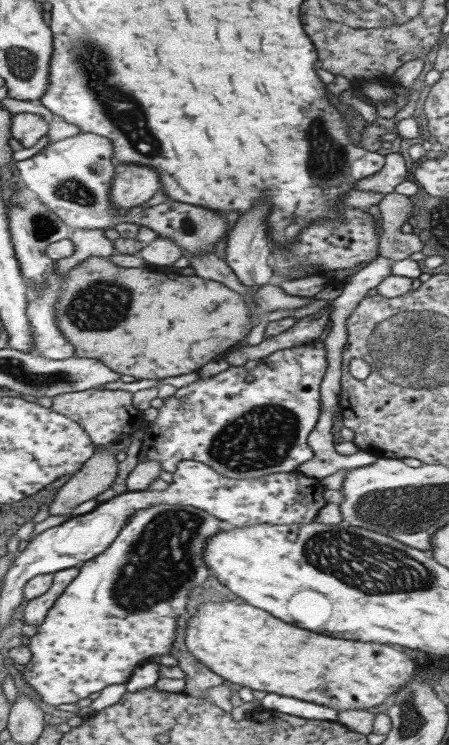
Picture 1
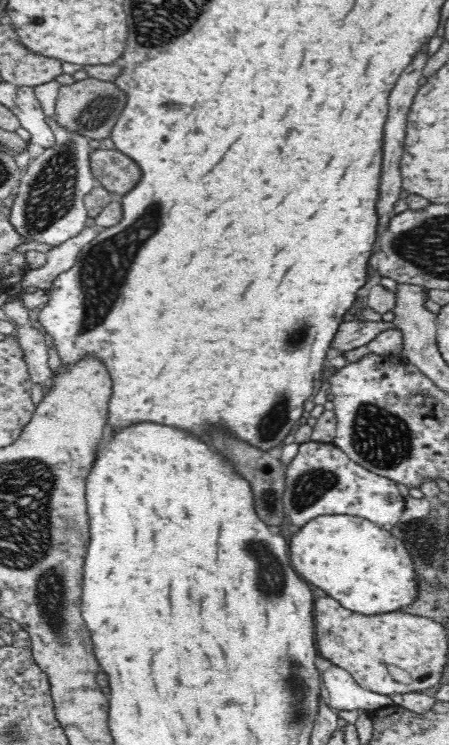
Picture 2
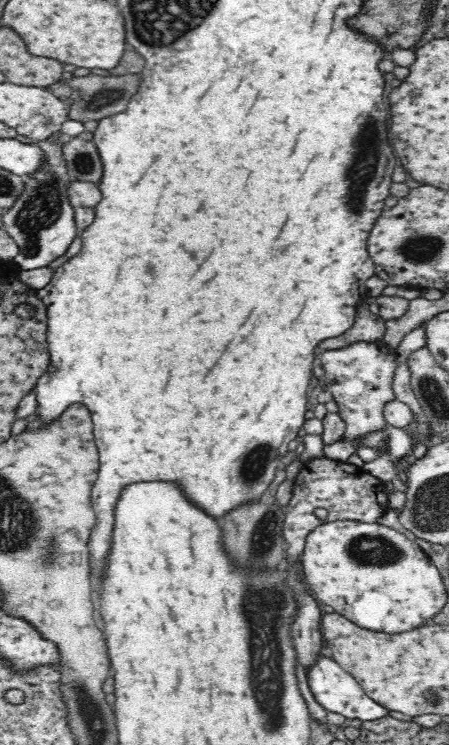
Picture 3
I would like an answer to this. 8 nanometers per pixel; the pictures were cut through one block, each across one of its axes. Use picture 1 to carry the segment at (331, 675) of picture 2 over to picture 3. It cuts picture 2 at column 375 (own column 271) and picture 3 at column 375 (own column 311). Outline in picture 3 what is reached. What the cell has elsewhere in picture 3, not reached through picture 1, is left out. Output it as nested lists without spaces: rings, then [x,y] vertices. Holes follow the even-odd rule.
[[[318,658],[314,666],[306,671],[307,680],[312,694],[328,712],[337,712],[345,718],[358,718],[362,721],[381,719],[389,715],[389,710],[374,702],[362,689],[362,685],[346,672],[334,659]]]

